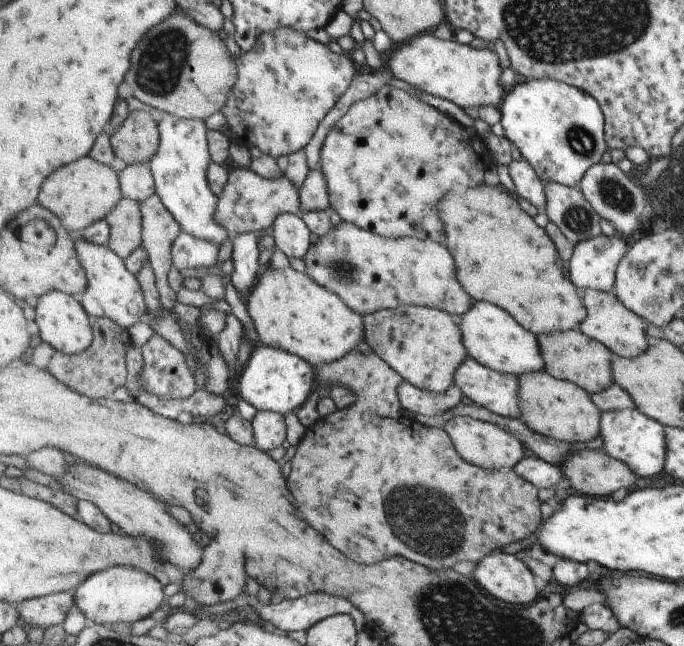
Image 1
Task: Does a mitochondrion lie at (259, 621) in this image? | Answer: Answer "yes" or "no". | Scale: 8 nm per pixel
no

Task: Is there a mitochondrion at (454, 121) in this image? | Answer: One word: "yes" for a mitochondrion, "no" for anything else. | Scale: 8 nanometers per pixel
no

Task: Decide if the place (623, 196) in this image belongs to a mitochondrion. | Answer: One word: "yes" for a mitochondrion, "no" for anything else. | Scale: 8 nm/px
yes

